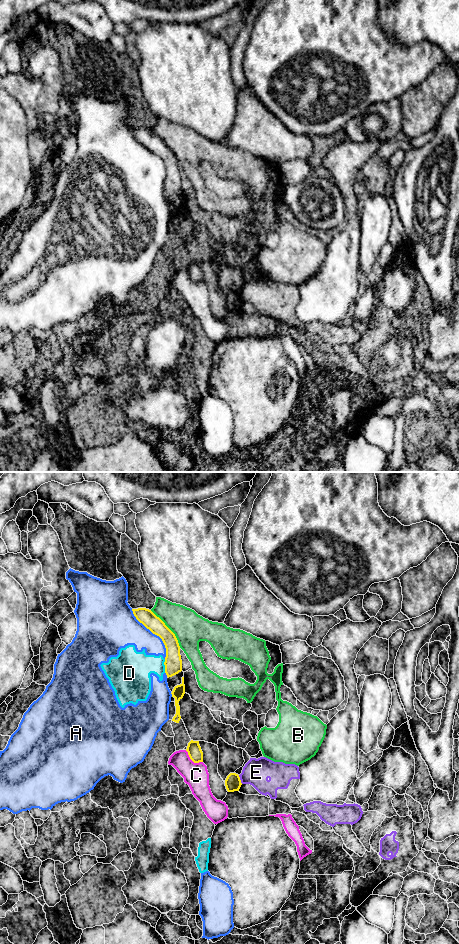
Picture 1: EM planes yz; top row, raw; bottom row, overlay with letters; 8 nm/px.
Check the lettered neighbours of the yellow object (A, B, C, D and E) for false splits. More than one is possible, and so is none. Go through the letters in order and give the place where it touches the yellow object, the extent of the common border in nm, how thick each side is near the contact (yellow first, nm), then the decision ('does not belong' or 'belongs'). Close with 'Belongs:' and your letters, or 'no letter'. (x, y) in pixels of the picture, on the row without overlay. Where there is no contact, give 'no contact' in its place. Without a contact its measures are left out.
A: contact yz (154, 153); length 480 nm; calibres 130 and 260 nm; does not belong
B: contact yz (168, 148); length 380 nm; calibres 130 and 260 nm; does not belong
C: contact yz (192, 280); length 170 nm; calibres 120 and 200 nm; does not belong
D: contact yz (165, 186); length 110 nm; calibres 140 and 280 nm; does not belong
E: contact yz (239, 299); length 80 nm; calibres 130 and 220 nm; does not belong
Belongs: no letter

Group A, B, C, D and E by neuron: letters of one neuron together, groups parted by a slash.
A D / B / C / E

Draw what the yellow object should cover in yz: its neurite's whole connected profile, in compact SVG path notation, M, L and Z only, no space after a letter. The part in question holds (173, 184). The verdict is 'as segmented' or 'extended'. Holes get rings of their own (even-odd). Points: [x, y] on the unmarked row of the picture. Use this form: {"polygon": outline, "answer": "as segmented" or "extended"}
{"polygon": "M146 128L132 129L136 139L153 154L159 156L166 168L165 193L172 197L182 191L180 166L175 154L157 137L151 130Z", "answer": "as segmented"}

